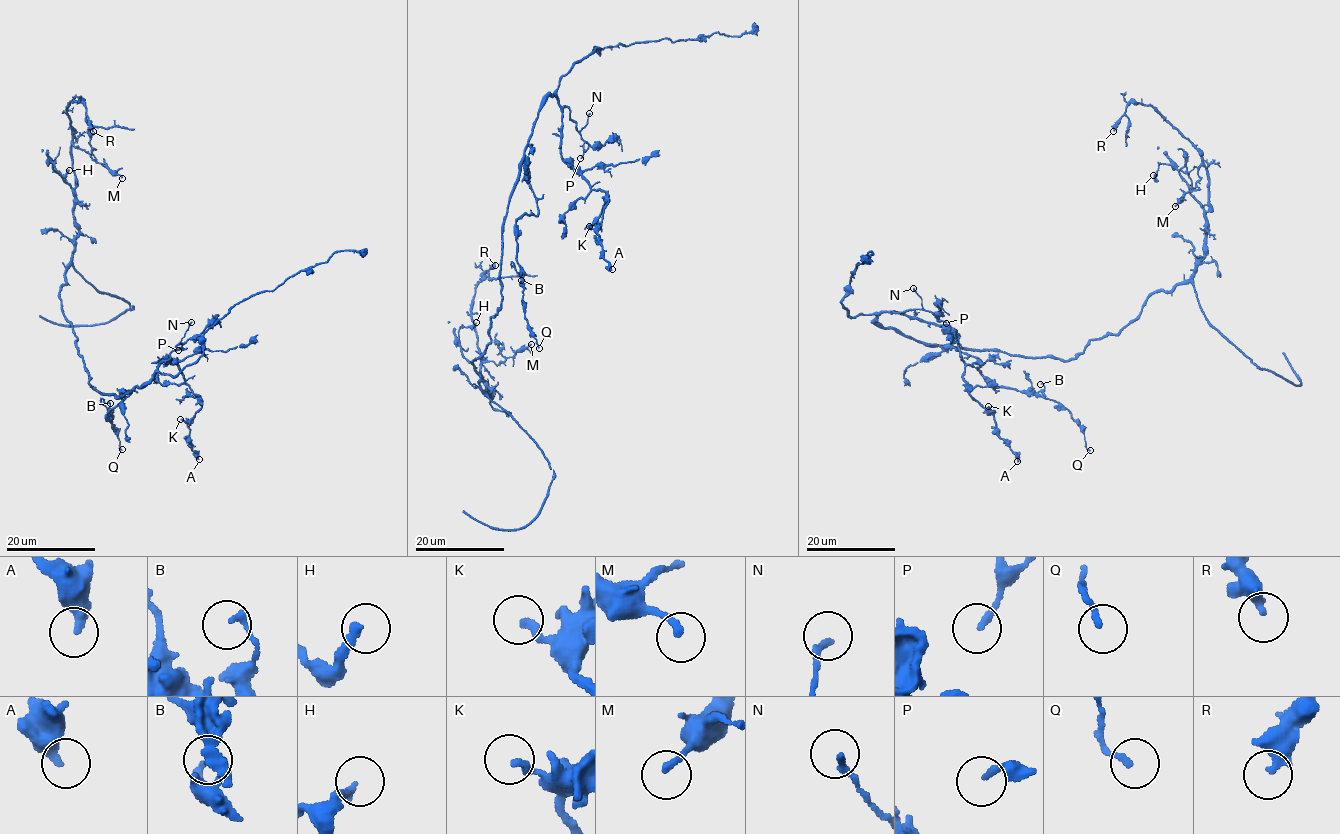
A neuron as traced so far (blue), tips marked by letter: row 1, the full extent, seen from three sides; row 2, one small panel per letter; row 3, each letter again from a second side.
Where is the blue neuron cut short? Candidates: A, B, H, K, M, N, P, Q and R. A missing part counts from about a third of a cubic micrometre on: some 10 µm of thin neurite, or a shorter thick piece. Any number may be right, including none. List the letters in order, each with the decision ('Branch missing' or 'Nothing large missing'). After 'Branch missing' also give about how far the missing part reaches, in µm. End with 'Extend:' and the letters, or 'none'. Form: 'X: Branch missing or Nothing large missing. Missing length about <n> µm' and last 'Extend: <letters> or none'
A: Nothing large missing
B: Nothing large missing
H: Nothing large missing
K: Nothing large missing
M: Nothing large missing
N: Nothing large missing
P: Nothing large missing
Q: Nothing large missing
R: Nothing large missing
Extend: none

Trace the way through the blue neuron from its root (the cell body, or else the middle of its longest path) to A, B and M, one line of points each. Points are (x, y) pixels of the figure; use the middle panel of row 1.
A: (500, 276), (508, 197), (538, 110), (550, 94), (561, 110), (562, 157), (608, 199), (597, 233), (612, 269)
B: (500, 276), (504, 217), (523, 161), (537, 213), (519, 217), (515, 222), (516, 260), (521, 280)
M: (500, 276), (501, 309), (473, 362), (480, 389), (492, 396), (481, 364), (531, 344)

